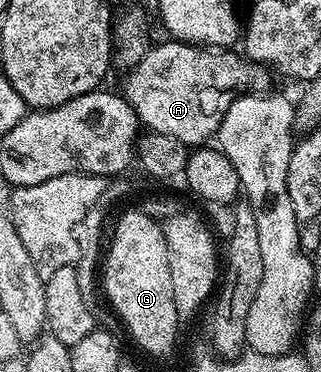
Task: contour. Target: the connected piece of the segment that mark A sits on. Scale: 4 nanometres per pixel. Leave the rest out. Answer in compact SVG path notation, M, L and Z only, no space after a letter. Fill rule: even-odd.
M173 38L163 39L163 44L147 47L146 52L133 68L125 73L127 103L138 116L139 125L151 132L159 132L168 138L176 138L188 146L202 146L217 133L220 122L235 94L262 94L272 79L271 73L261 64L234 50L211 50L205 46L186 44Z

